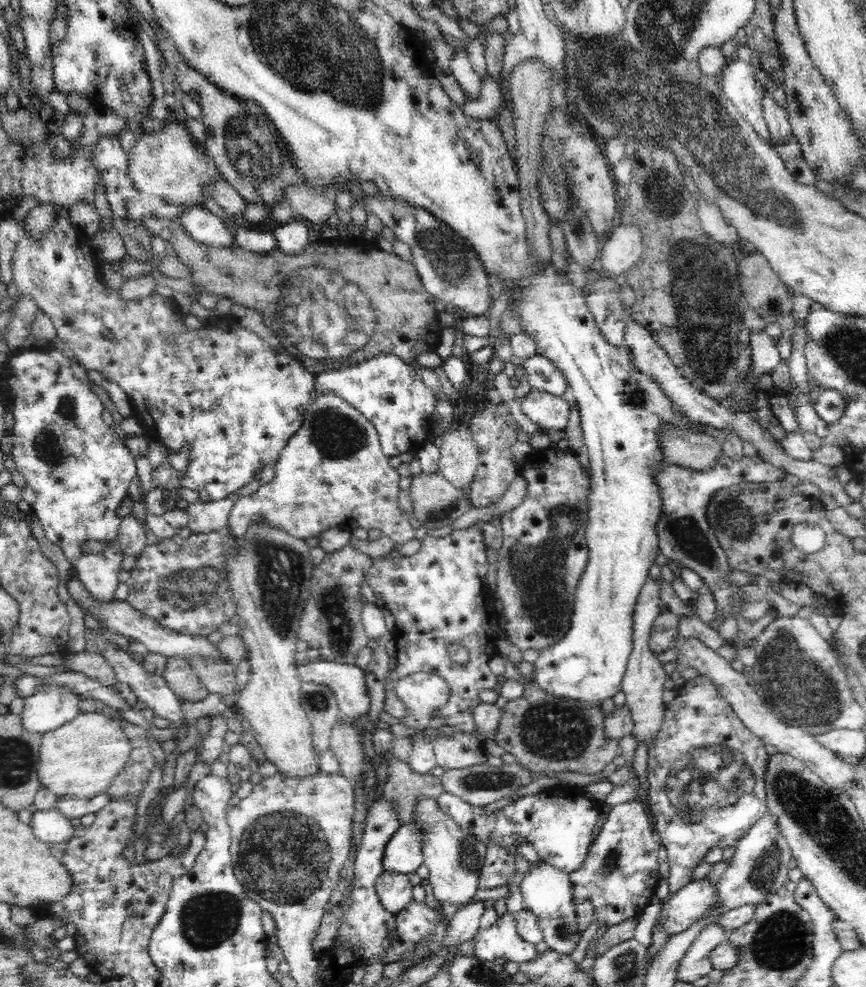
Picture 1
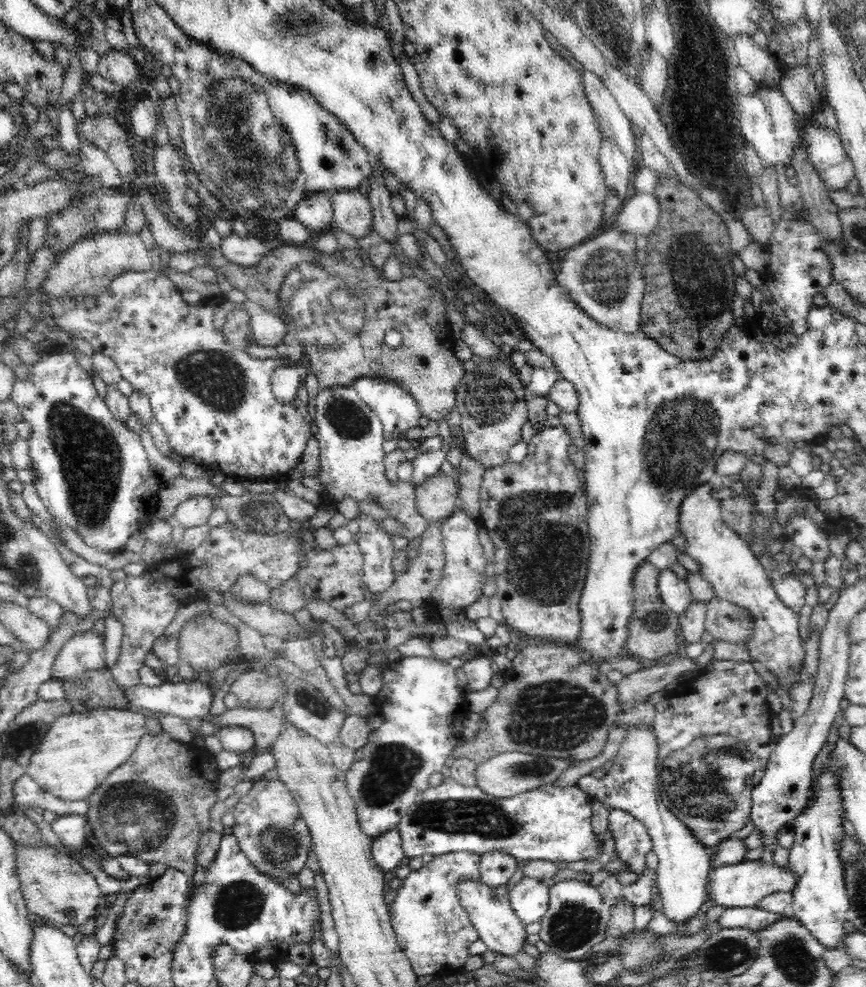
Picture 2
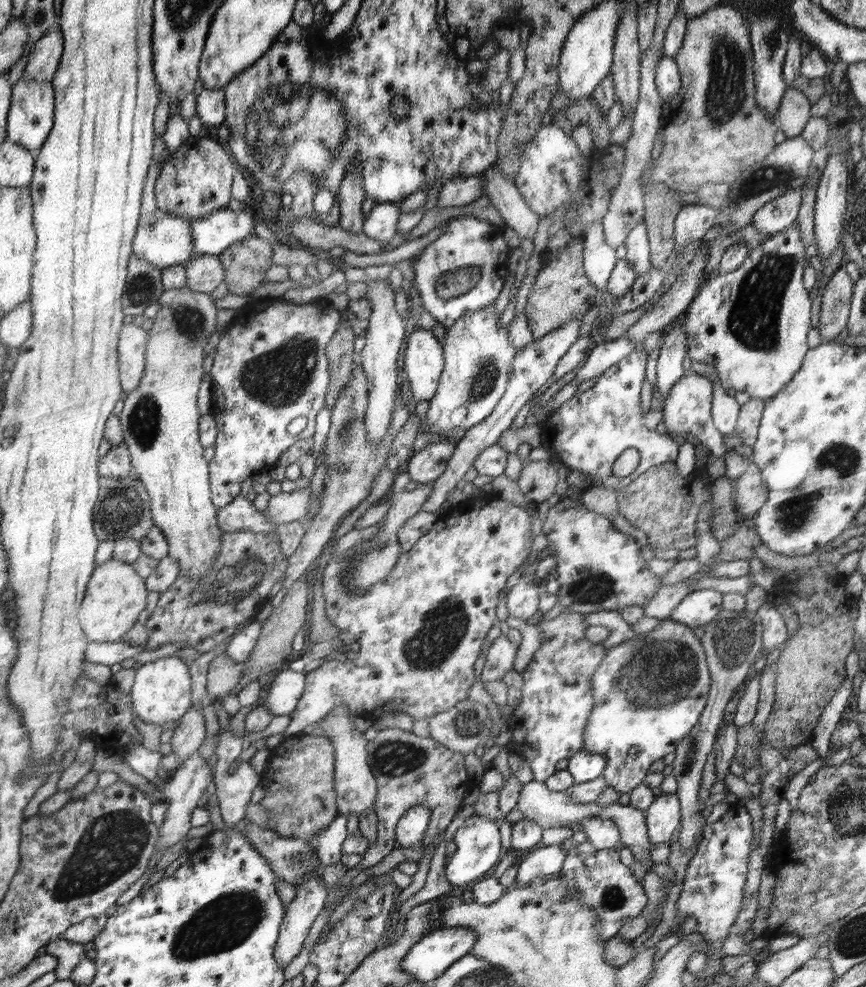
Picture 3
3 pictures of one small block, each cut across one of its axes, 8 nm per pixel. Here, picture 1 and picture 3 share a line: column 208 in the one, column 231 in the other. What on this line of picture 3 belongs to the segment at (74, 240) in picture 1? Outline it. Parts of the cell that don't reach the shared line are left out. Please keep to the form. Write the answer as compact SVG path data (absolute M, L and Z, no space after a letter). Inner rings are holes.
M286 301L272 302L268 308L260 310L260 312L250 311L246 322L240 323L234 321L228 328L224 329L223 334L220 336L220 342L218 342L218 346L216 346L211 356L209 369L209 376L212 378L212 386L216 395L216 403L212 411L212 416L217 422L217 437L213 444L215 455L211 461L211 498L217 507L222 508L223 506L230 505L232 500L235 500L236 496L240 494L240 488L242 488L240 484L248 476L252 476L256 472L264 472L264 470L268 472L268 470L272 470L276 466L276 462L280 460L280 456L294 442L298 442L298 438L294 438L294 436L288 434L288 424L292 420L300 417L306 418L307 426L301 432L302 440L314 436L316 417L318 416L318 411L325 406L328 386L330 385L329 361L325 349L330 340L336 335L338 327L340 327L340 314L336 312L334 307L322 308L322 305L317 305L316 303L296 304Z

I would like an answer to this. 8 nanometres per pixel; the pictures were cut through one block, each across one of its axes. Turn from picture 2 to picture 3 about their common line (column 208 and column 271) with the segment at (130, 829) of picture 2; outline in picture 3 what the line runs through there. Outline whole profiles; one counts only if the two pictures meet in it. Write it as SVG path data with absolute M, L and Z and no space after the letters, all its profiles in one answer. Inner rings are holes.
M286 736L281 743L270 751L268 766L260 776L260 784L266 789L266 795L261 800L264 811L268 814L266 829L284 836L284 838L300 838L308 846L312 838L320 832L328 830L339 814L338 794L335 786L335 747L326 736Z

